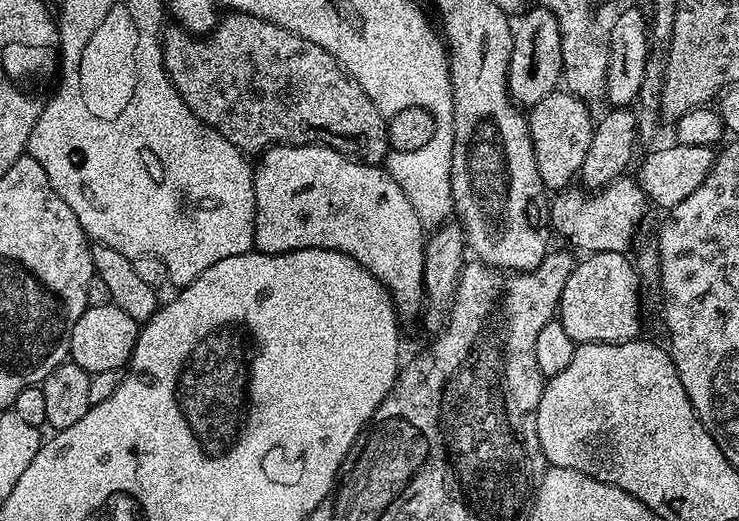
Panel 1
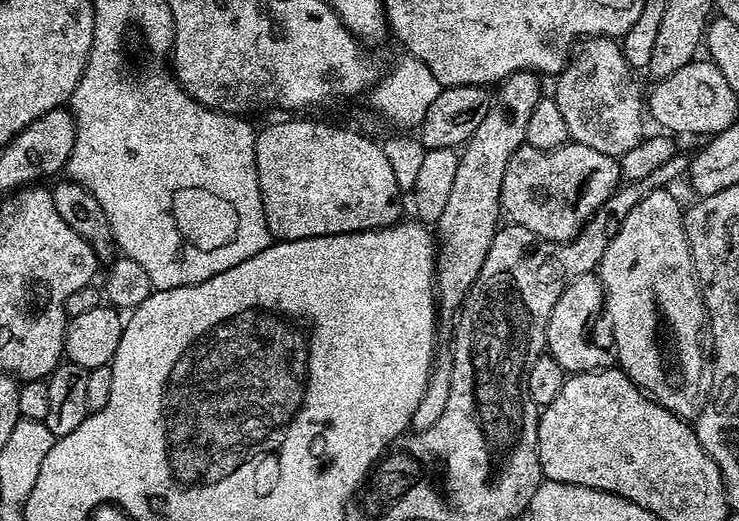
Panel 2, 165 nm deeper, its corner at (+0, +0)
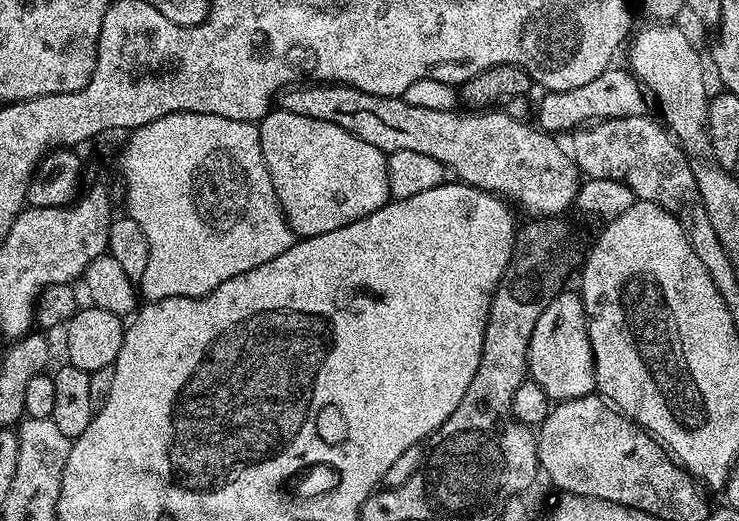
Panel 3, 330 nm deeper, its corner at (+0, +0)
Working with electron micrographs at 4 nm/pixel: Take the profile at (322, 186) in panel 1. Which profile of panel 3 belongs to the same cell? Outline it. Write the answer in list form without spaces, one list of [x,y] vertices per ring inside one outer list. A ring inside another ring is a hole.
[[[283,110],[269,111],[259,121],[258,127],[262,158],[266,158],[266,170],[270,170],[274,194],[297,237],[330,234],[330,230],[338,230],[338,226],[350,226],[350,222],[358,222],[358,218],[366,218],[366,214],[374,214],[374,210],[388,203],[388,156],[378,150],[378,146],[362,142],[362,138],[342,130],[342,126],[334,126],[334,122],[302,118],[302,114],[290,114]]]

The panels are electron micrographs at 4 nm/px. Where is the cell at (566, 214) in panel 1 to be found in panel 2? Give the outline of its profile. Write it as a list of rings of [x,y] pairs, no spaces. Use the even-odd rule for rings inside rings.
[[[525,142],[518,150],[514,150],[510,162],[506,162],[500,207],[511,223],[538,234],[544,240],[569,241],[583,230],[584,223],[612,197],[621,184],[619,159],[610,154],[602,154],[602,150],[590,150],[590,146],[569,142],[561,148],[552,148],[547,152]]]

